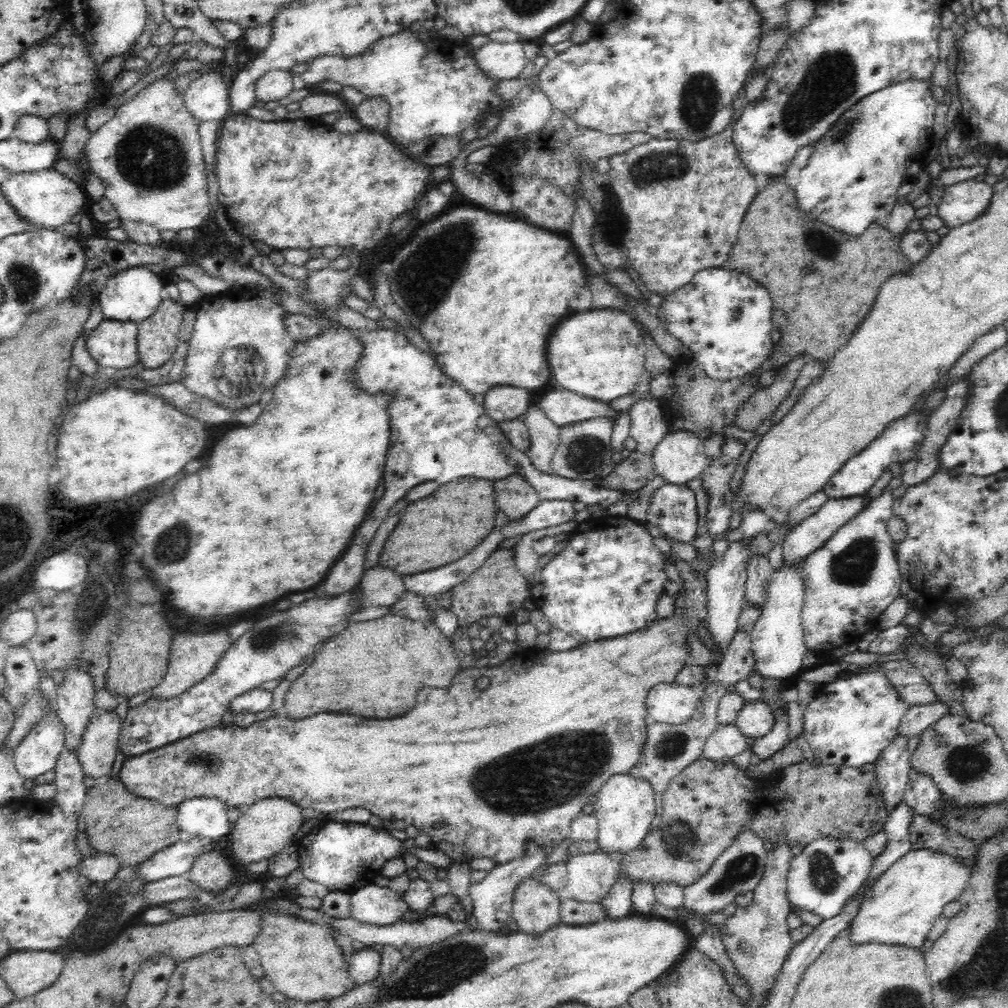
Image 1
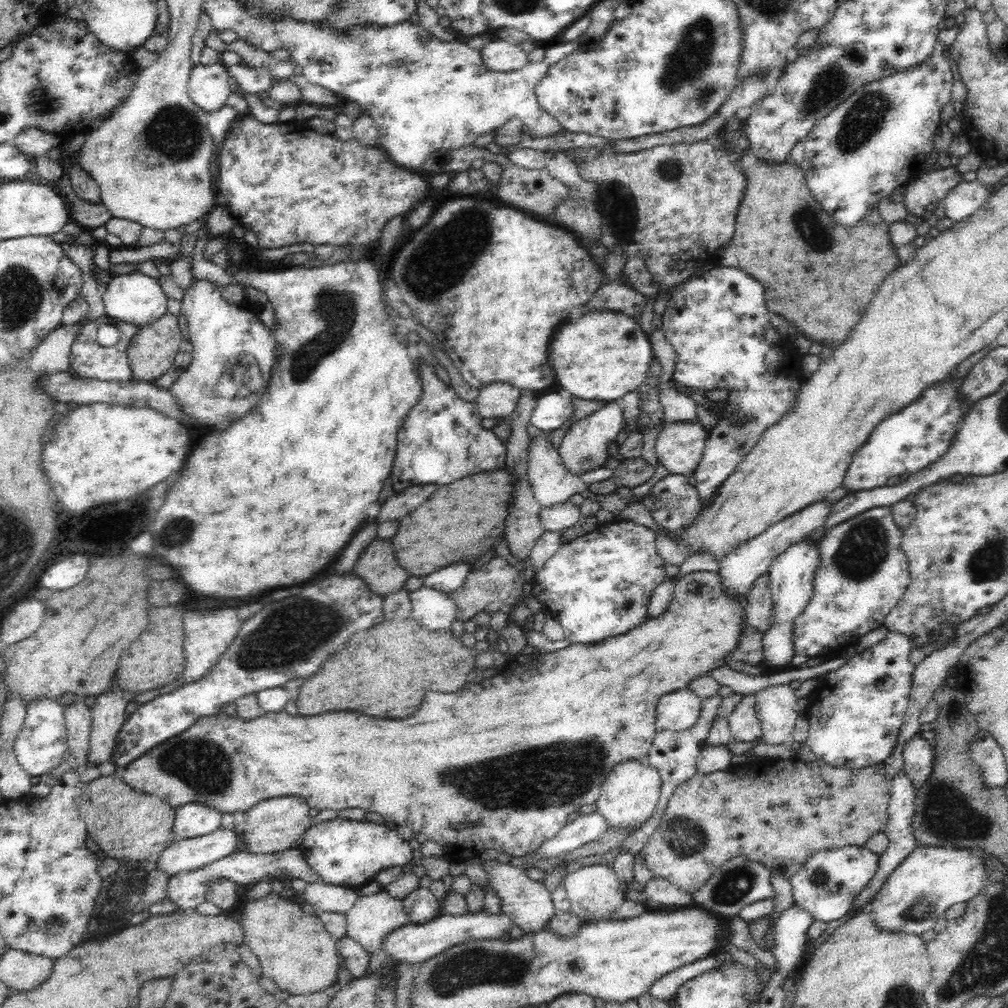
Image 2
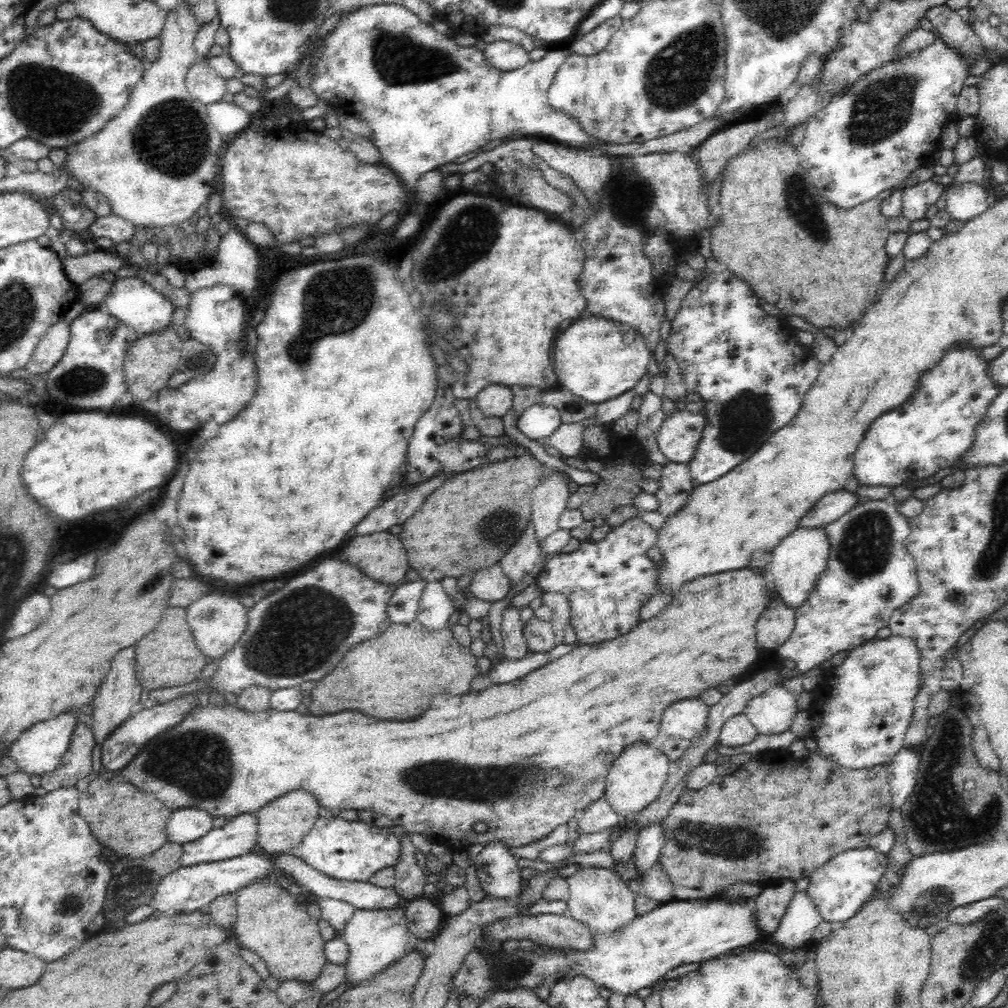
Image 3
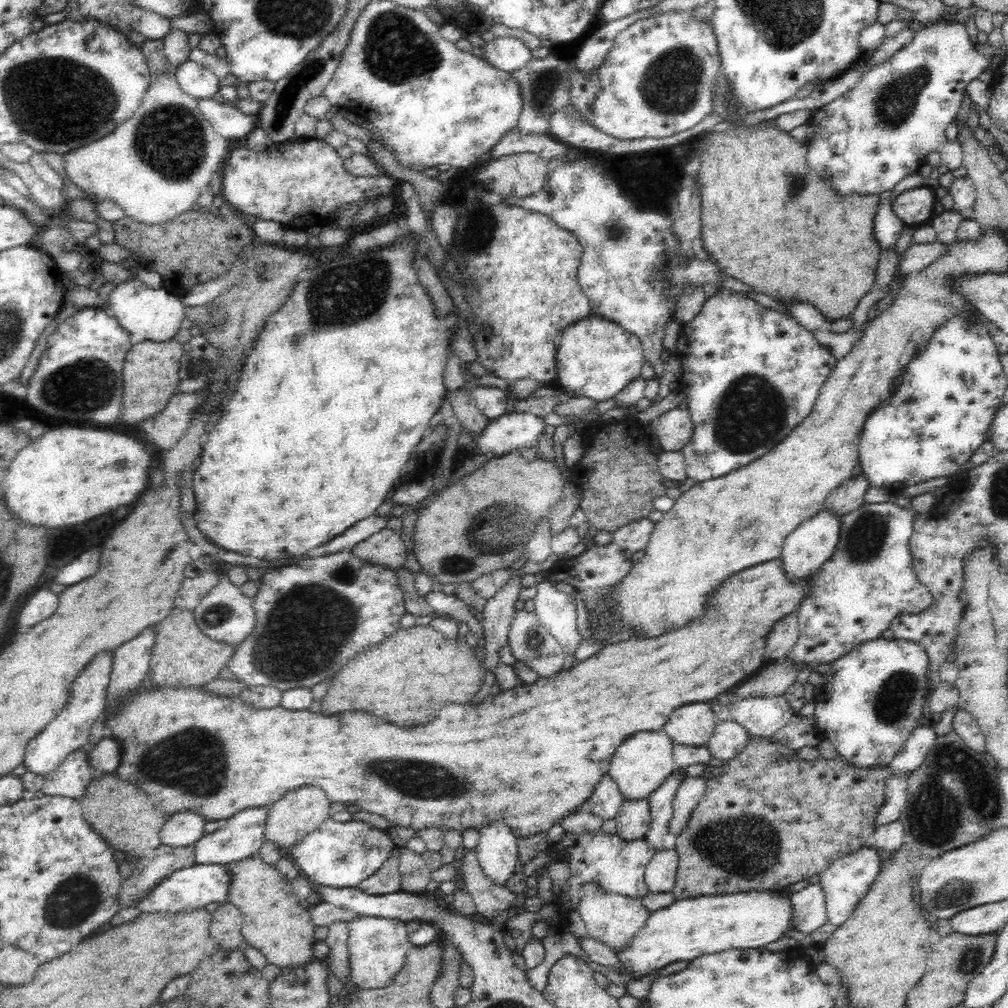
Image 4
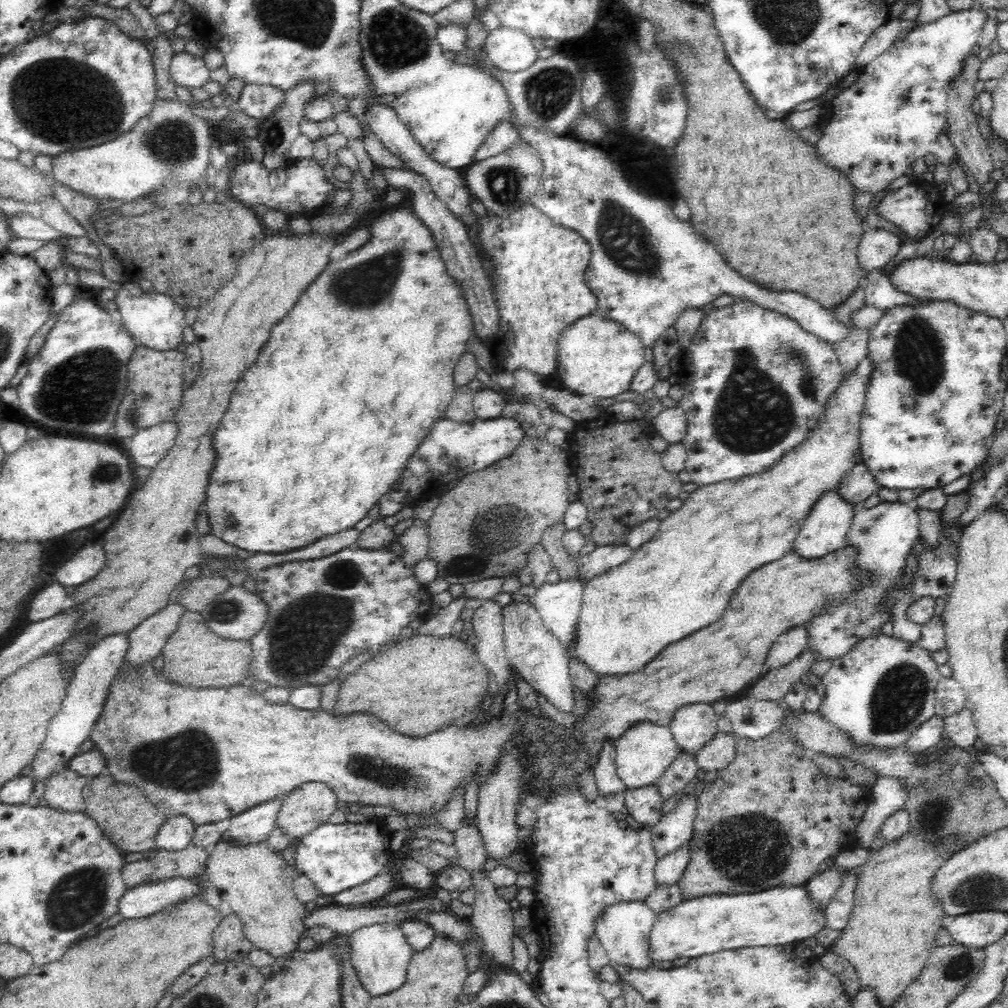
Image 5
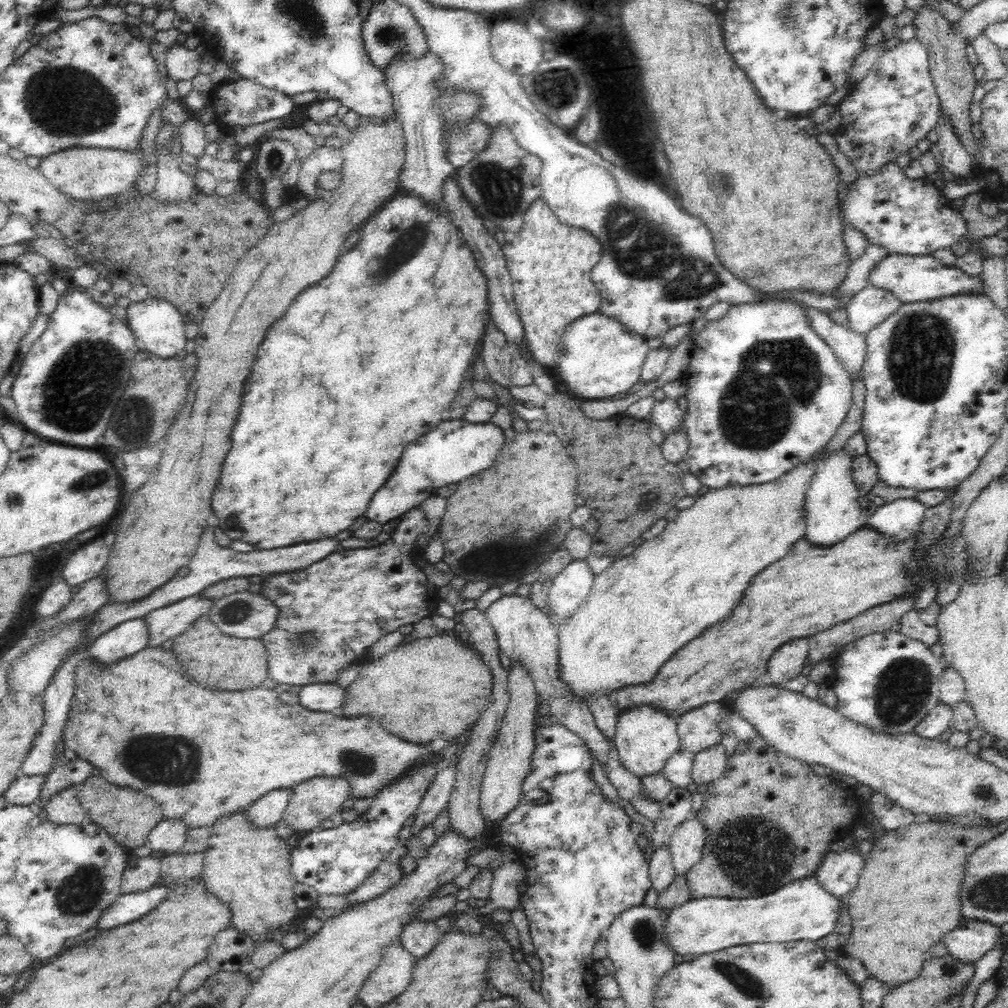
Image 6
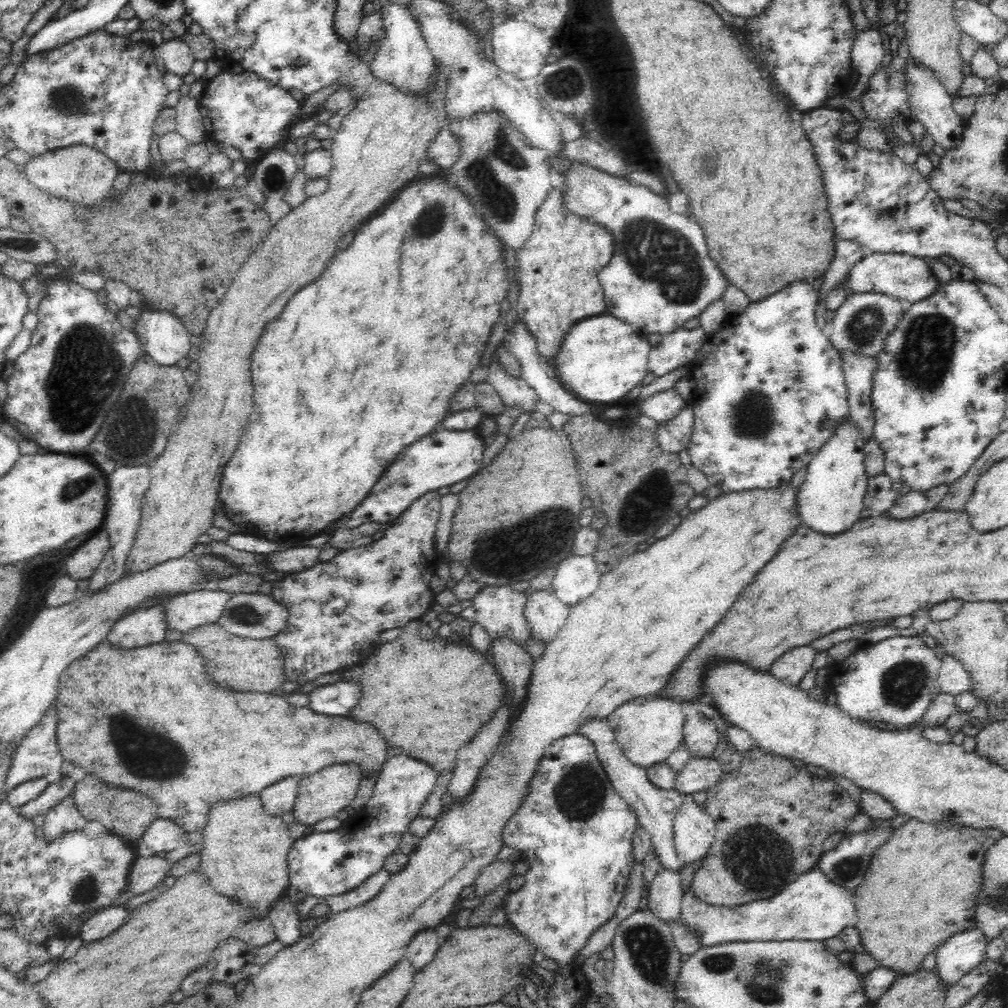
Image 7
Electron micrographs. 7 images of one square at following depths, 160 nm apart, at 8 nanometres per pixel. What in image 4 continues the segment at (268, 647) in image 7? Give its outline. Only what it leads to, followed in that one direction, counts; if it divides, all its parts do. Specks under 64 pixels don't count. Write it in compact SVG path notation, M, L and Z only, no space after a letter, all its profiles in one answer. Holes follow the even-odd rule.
M175 606L156 624L154 644L147 681L155 688L206 686L219 678L220 671L231 662L237 648L210 639L198 628L193 610L179 609Z

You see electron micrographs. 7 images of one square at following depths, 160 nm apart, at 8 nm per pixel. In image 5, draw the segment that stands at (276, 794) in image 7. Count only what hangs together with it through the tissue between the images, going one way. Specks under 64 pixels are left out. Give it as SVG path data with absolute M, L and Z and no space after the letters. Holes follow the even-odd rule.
M286 795L267 800L232 816L230 826L222 837L242 845L264 842L276 827L278 812L284 798Z

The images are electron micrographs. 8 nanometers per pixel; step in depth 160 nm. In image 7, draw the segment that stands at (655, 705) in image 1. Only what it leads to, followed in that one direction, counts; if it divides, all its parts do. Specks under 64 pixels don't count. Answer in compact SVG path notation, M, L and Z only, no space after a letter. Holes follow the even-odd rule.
M703 714L688 716L684 722L684 740L690 754L698 758L714 756L714 748L718 746L719 726Z

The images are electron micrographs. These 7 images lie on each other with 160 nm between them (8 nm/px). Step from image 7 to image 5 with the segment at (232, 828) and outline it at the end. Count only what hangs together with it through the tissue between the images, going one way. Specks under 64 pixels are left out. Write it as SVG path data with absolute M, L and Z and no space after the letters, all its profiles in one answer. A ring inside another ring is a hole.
M220 837L208 853L204 873L208 875L210 882L220 894L225 906L224 910L232 912L240 918L243 932L246 938L254 944L254 948L270 953L275 959L296 951L300 937L307 933L303 920L310 913L311 906L298 900L293 889L294 877L297 872L292 871L290 865L284 861L282 851L271 849L268 839L262 843L242 845Z

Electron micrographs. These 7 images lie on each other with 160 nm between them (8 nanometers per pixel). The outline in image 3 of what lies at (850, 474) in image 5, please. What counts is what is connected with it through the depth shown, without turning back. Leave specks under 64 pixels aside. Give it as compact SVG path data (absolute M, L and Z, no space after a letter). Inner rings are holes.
M840 489L823 496L798 520L798 527L825 527L850 512L860 502L856 492Z

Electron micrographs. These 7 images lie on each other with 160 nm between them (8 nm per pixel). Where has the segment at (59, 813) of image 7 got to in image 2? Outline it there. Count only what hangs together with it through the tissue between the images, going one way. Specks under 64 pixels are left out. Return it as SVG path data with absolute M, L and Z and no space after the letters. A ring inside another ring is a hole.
M77 697L78 700L76 702L66 706L66 708L62 708L67 726L66 754L56 768L40 776L40 782L44 782L45 785L51 788L58 783L58 778L62 778L62 774L88 763L92 709L84 703L84 697Z

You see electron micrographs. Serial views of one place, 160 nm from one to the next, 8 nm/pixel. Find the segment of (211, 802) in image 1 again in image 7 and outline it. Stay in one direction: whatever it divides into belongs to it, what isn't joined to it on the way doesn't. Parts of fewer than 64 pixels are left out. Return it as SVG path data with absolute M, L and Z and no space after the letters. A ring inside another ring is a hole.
M159 816L150 823L141 837L142 842L156 852L170 852L181 845L185 833L181 825L177 825L172 819Z

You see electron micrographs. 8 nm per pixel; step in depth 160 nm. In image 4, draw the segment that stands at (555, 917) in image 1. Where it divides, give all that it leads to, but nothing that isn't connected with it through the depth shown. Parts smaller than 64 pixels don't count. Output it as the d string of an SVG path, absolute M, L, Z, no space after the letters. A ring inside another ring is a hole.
M494 821L479 830L475 847L478 862L496 885L504 886L512 878L514 866L521 861L517 839L514 831L502 821Z

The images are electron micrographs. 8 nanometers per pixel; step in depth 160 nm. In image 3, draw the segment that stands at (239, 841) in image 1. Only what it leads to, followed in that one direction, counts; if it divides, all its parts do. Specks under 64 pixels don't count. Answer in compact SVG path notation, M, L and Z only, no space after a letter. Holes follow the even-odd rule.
M294 790L290 794L275 798L266 806L257 810L258 817L258 840L257 844L264 852L283 852L288 853L298 846L302 839L310 832L317 818L320 817L321 806L314 794L306 790Z

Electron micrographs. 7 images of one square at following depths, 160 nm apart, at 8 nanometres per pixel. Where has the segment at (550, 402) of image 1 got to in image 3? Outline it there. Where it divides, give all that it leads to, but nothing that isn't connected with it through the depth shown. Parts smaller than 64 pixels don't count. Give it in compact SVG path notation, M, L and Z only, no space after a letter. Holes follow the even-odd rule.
M538 403L519 414L516 428L530 440L539 442L542 438L552 436L558 430L560 423L562 419L556 408Z

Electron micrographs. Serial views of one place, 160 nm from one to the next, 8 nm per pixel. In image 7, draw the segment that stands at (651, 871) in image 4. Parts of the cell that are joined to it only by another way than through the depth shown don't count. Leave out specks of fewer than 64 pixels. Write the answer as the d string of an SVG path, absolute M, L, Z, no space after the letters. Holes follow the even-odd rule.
M690 796L674 820L674 844L680 861L696 862L707 855L715 838L716 821Z

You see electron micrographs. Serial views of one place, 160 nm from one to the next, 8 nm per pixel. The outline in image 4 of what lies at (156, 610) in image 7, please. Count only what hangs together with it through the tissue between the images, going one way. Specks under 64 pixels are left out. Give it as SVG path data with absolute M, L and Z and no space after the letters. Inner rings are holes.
M113 652L98 654L74 680L64 710L46 728L28 742L24 764L28 771L41 776L52 772L70 753L80 750L88 742L92 725L105 712L106 694L113 669Z

